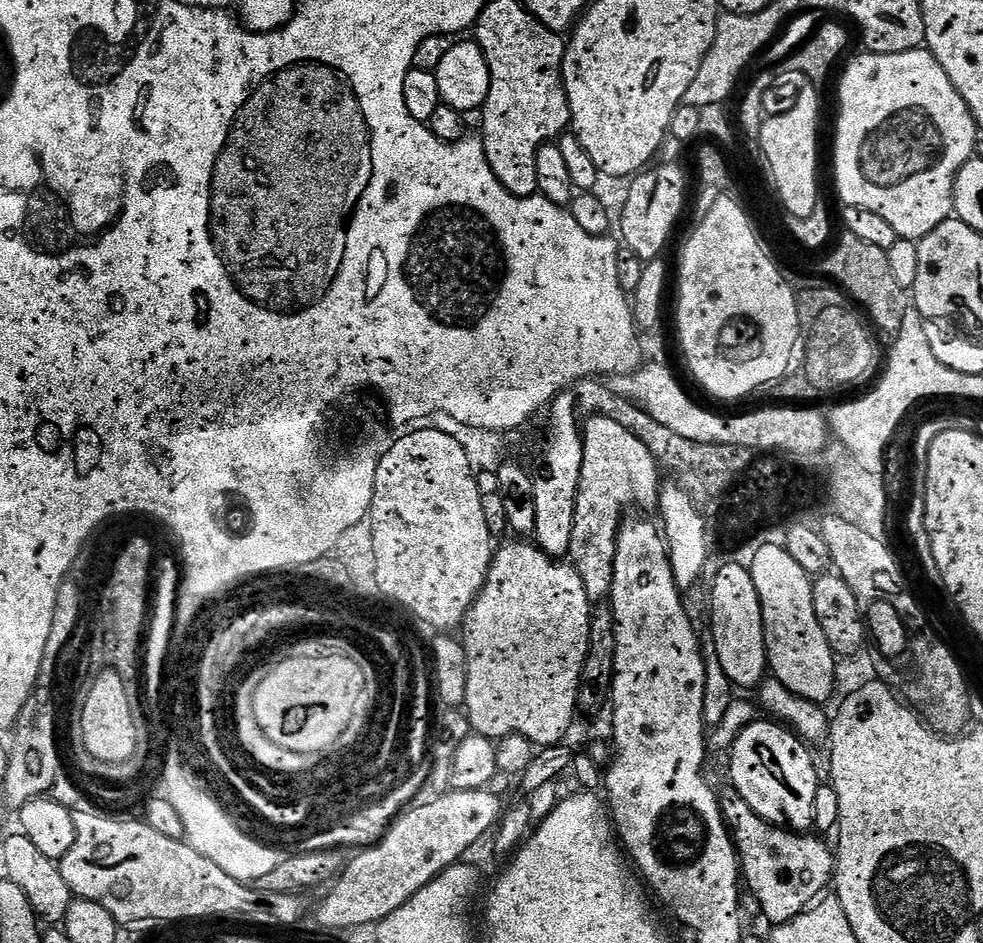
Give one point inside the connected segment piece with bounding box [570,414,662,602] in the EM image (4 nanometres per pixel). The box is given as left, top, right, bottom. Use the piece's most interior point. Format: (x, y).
(618, 470)

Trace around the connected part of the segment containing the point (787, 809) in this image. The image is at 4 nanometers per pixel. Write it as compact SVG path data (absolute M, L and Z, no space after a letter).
M760 718L746 726L731 746L730 783L769 824L795 833L807 833L813 827L814 794L818 794L822 783L821 777L816 777L811 750L796 732L783 723Z

